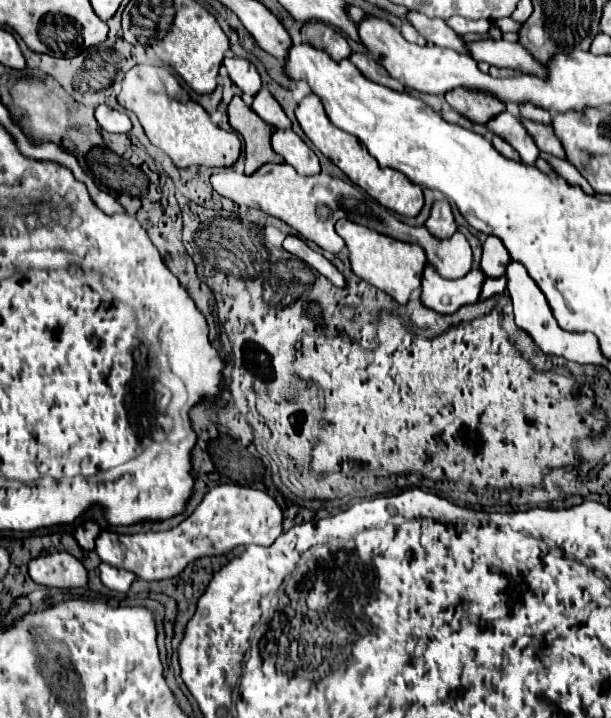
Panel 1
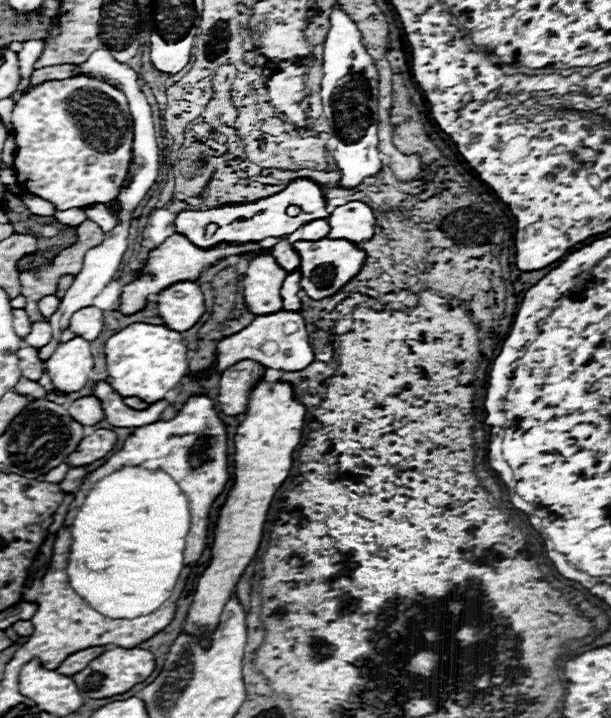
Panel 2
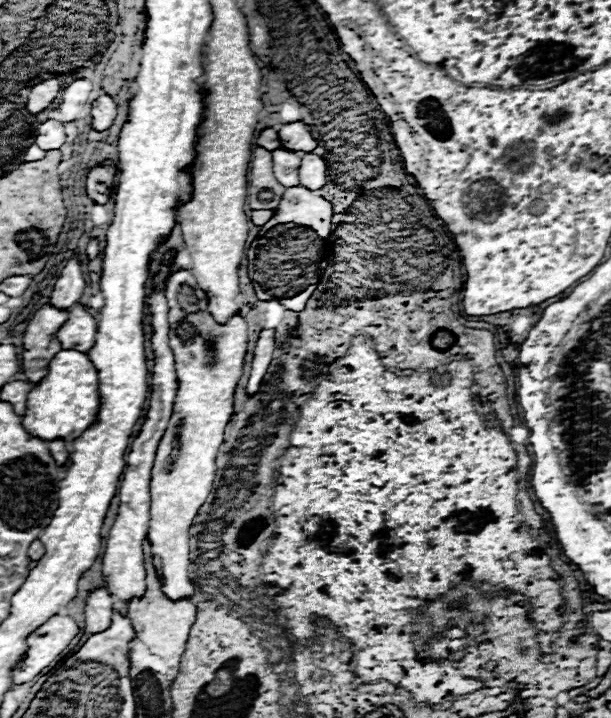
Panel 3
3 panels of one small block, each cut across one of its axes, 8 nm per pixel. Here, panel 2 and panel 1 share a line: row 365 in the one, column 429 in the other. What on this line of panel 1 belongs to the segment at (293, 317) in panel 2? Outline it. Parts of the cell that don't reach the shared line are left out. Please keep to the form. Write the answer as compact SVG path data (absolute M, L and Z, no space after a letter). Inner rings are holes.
M446 200L434 202L432 212L430 212L430 218L426 220L424 226L426 226L428 232L432 232L432 236L438 238L438 240L450 238L450 236L456 232L456 222L454 222L450 204L448 204ZM428 262L422 274L420 302L440 314L454 314L460 306L474 304L478 300L484 278L486 276L480 270L472 270L462 280L446 280Z

